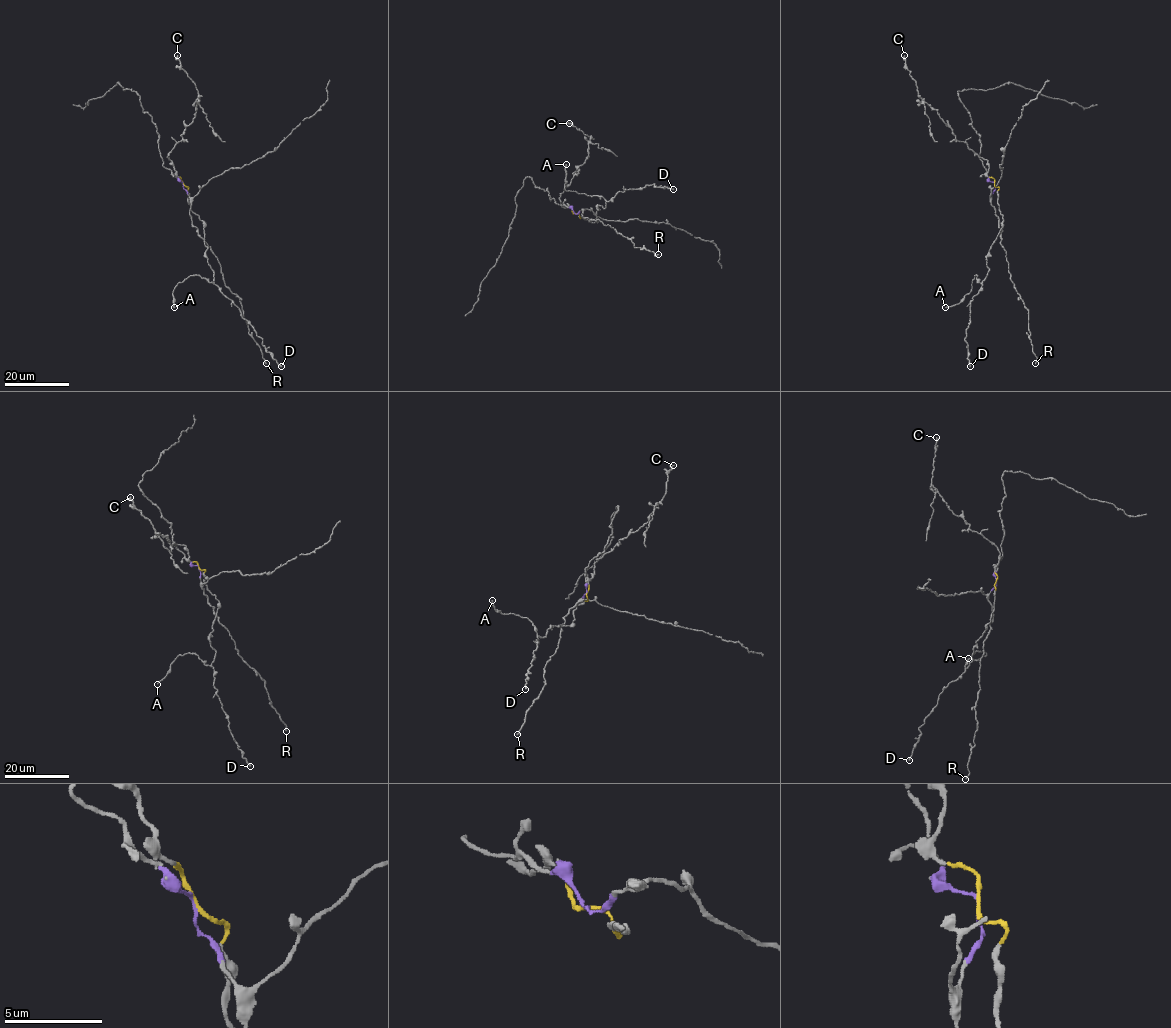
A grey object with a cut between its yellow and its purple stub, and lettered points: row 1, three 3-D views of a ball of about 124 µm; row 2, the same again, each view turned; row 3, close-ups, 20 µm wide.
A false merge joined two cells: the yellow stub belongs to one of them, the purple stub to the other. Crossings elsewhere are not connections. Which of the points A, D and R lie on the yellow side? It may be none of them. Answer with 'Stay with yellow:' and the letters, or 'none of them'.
Stay with yellow: A, D

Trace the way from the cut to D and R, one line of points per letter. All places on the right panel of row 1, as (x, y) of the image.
D: (994, 184), (999, 188), (997, 204), (1004, 220), (986, 258), (989, 270), (970, 302), (964, 339), (970, 366)
R: (994, 184), (991, 204), (998, 219), (1001, 245), (1005, 251), (1010, 280), (1028, 311), (1035, 363)

